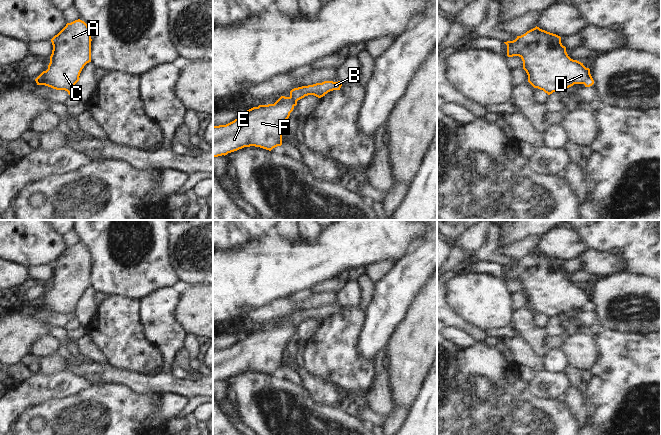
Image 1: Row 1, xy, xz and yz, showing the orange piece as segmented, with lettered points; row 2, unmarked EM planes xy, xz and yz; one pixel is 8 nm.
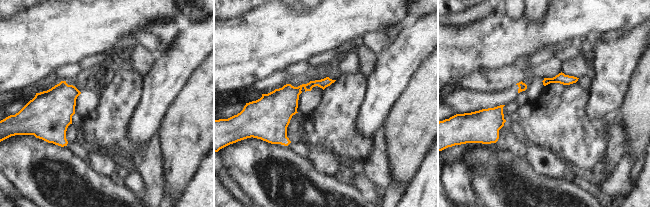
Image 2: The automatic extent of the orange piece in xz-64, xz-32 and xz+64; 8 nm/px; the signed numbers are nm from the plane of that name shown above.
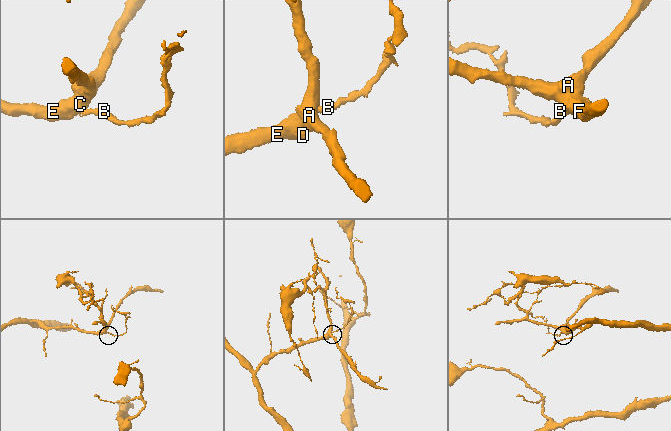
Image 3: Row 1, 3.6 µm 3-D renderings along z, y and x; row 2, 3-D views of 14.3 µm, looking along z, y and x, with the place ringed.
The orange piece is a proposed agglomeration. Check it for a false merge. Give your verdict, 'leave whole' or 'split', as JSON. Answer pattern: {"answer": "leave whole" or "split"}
{"answer": "split"}

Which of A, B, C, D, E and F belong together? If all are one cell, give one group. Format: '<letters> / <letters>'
A C D E F / B

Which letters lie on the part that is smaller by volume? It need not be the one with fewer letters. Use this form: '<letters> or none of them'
B.

